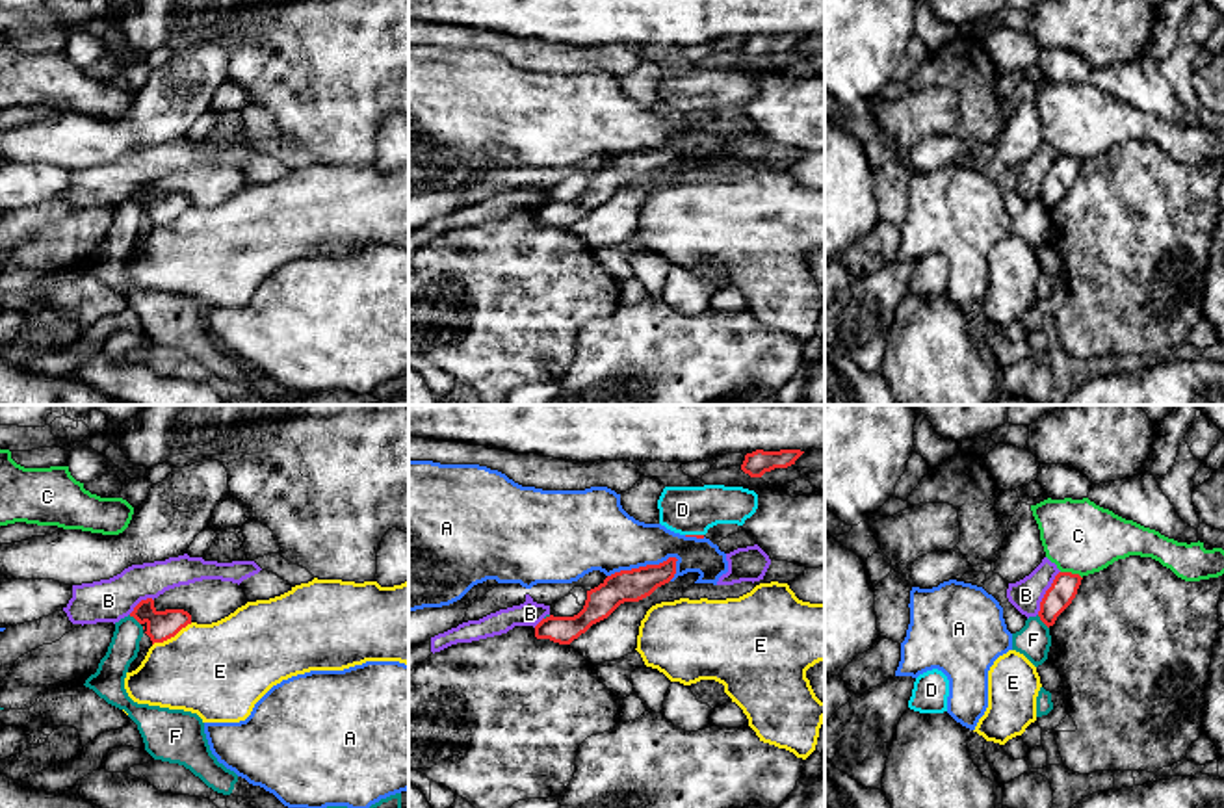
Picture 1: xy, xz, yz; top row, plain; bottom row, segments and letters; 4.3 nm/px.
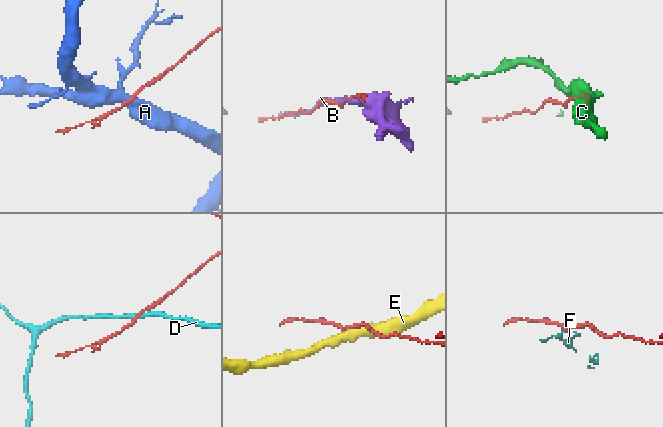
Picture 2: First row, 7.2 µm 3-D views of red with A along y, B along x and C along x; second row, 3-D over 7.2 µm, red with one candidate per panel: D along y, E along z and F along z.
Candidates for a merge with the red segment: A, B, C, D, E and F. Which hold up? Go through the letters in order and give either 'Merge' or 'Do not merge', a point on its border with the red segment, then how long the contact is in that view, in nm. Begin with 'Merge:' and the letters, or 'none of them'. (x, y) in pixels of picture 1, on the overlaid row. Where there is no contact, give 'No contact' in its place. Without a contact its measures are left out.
Merge: none of them
A: Do not merge. Touches red at xz (643, 567). Shared border 320 nm
B: Do not merge. Touches red at yz (1046, 593). Shared border 220 nm
C: Do not merge. Touches red at yz (1070, 573). Shared border 100 nm
D: Do not merge. Touches red at xz (695, 535). Shared border 80 nm
E: Do not merge. Touches red at xy (171, 636). Shared border 200 nm
F: Do not merge. Touches red at xy (136, 619). Shared border 90 nm

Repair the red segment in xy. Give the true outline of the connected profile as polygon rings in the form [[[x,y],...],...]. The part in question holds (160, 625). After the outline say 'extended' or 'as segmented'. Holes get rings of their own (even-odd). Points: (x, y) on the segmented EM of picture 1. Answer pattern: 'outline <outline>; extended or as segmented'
outline [[[141,600],[130,613],[139,624],[147,626],[147,635],[154,643],[163,643],[175,637],[182,628],[191,624],[191,615],[184,609],[158,611],[154,600]]]; as segmented

